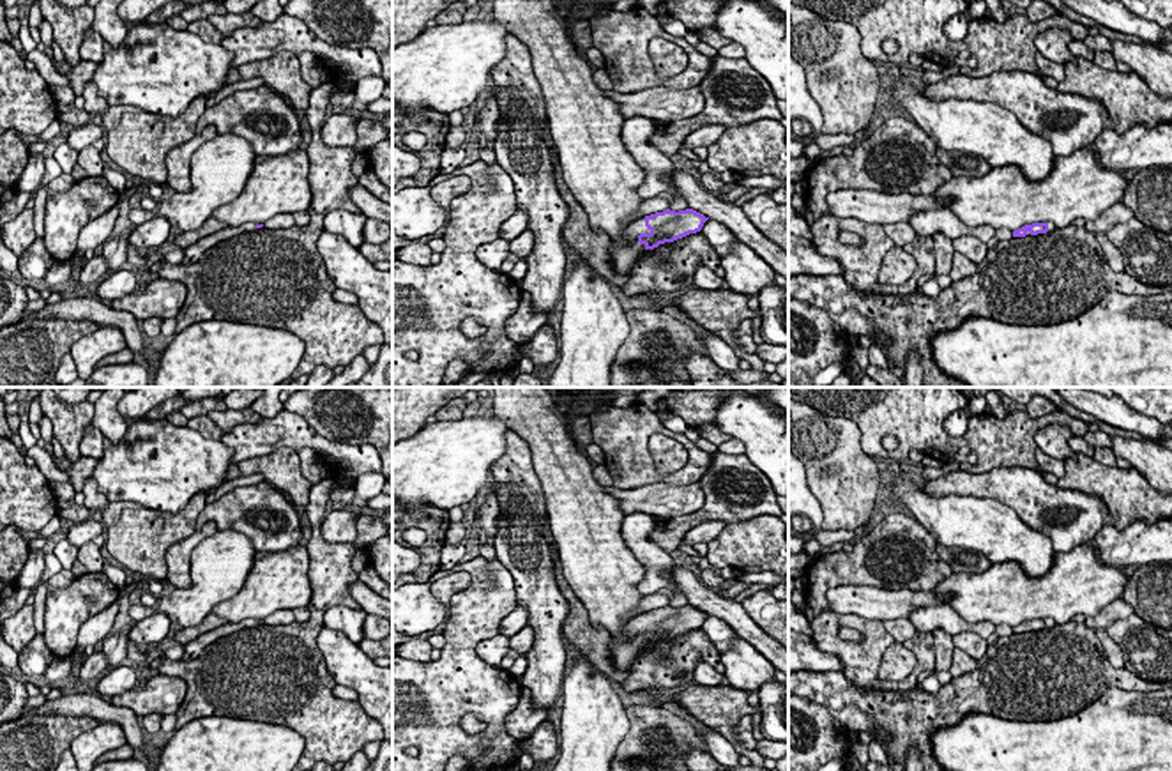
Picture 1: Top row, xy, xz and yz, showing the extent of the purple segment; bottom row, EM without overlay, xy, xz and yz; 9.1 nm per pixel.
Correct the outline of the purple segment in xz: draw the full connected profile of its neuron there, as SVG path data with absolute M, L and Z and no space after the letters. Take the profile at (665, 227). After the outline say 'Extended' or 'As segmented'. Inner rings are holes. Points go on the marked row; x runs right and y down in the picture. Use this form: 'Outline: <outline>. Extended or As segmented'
Outline: M666 209L663 212L635 219L624 230L620 240L610 240L613 271L617 274L628 274L647 249L696 233L707 219L709 218L693 209L679 212Z. Extended

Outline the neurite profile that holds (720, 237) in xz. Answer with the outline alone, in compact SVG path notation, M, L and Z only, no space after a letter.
M707 219L700 232L707 237L719 258L730 253L732 242L737 239L725 225L714 219Z

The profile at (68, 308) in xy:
M64 295L58 302L46 304L35 313L23 311L21 320L25 318L85 320L101 327L113 325L122 331L127 348L133 352L145 348L143 332L138 327L136 317L129 311L115 309L111 304L103 302L97 297Z

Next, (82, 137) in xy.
M88 122L85 126L74 127L67 134L65 143L72 150L80 152L81 149L85 149L88 145L94 145L95 140L101 140L103 138L103 131L104 131L103 126L95 126L95 124Z

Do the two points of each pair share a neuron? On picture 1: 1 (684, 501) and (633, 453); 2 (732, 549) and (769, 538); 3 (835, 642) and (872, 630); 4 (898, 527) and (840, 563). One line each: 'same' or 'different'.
1: different
2: same
3: same
4: same

